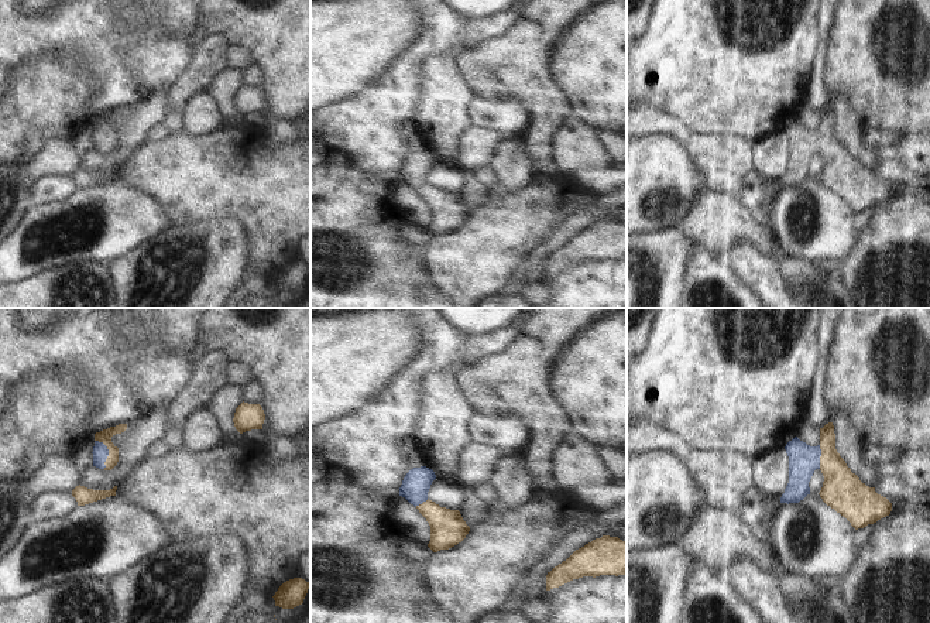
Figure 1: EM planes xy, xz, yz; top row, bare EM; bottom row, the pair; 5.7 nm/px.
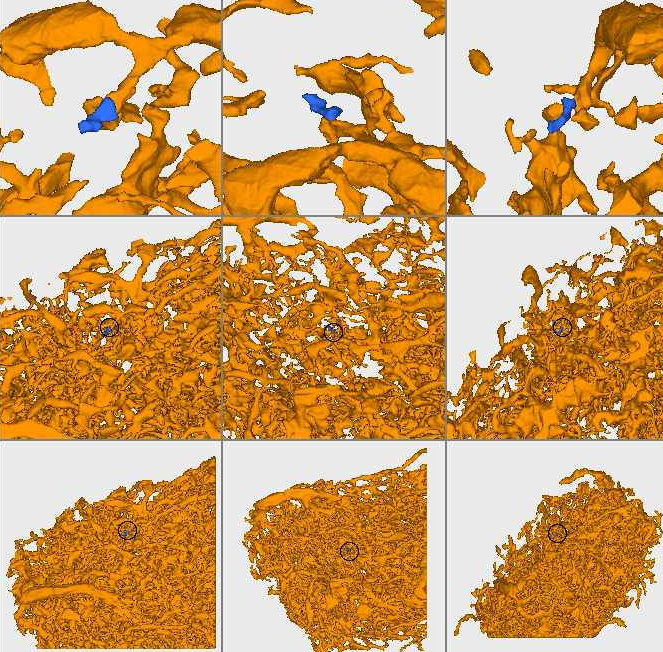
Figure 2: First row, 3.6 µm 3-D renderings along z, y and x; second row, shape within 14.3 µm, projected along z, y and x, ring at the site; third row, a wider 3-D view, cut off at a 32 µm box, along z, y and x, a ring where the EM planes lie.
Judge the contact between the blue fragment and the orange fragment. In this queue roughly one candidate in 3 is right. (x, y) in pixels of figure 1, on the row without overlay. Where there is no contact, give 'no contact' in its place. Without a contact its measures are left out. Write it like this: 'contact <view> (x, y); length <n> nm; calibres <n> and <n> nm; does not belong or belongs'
contact xy (107, 136); length 180 nm; calibres 90 and 70 nm; belongs

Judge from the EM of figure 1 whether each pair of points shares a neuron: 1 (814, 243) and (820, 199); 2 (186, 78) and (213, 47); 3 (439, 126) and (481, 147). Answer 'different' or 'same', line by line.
1: same
2: same
3: different

